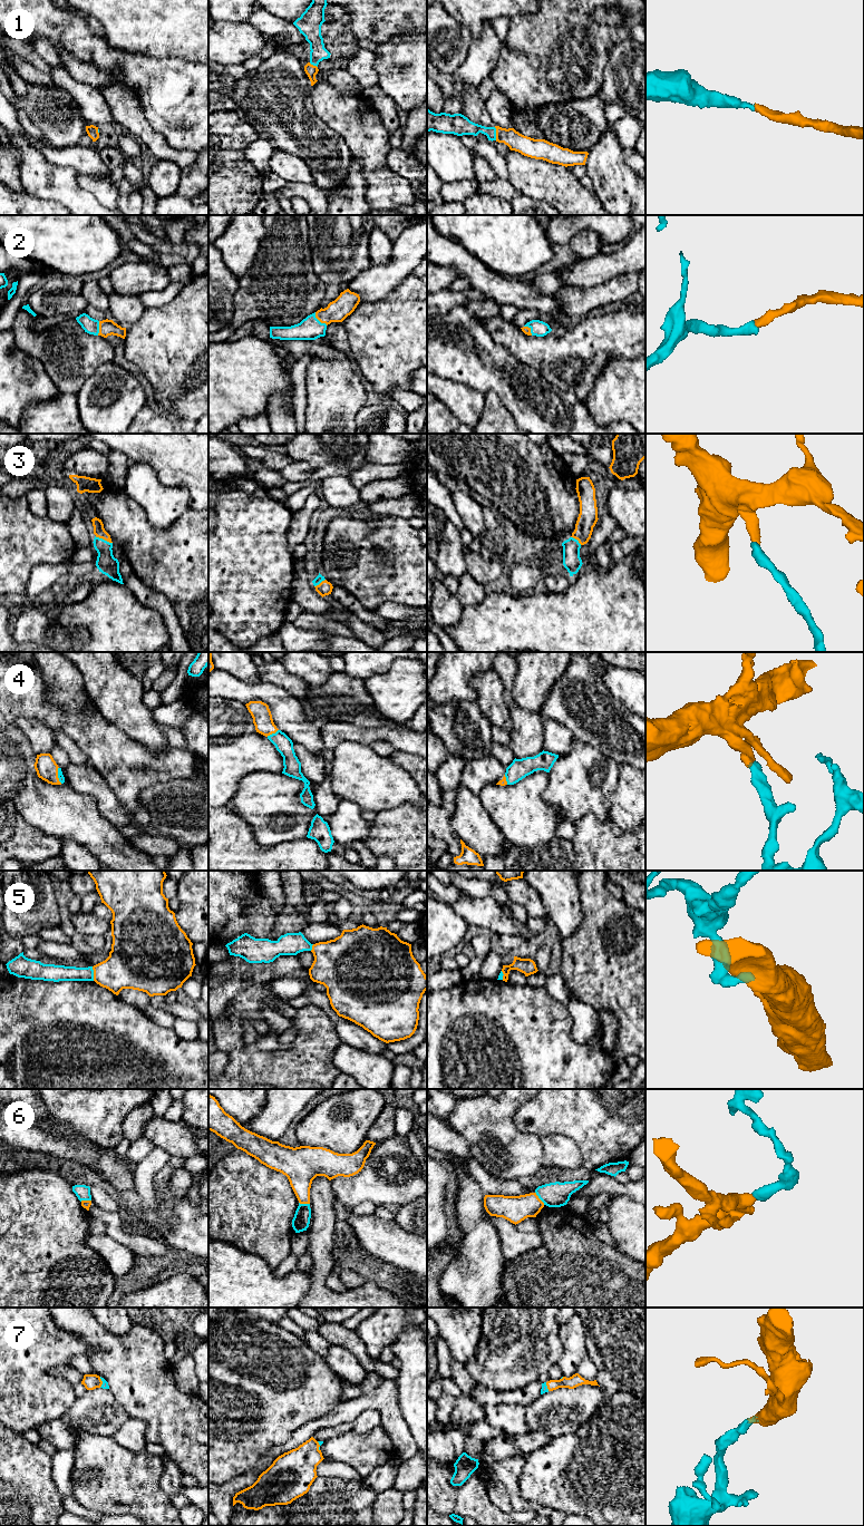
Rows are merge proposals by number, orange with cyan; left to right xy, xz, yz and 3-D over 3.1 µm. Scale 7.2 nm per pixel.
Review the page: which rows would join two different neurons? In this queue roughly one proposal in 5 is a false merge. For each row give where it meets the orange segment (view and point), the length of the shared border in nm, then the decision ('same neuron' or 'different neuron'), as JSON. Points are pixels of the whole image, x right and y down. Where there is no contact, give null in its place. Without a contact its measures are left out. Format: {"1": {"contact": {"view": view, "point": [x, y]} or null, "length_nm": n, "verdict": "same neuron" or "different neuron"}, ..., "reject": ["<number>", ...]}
{"1": {"contact": {"view": "yz", "point": [496, 134]}, "length_nm": 100, "verdict": "same neuron"}, "2": {"contact": {"view": "xz", "point": [319, 320]}, "length_nm": 130, "verdict": "same neuron"}, "3": {"contact": {"view": "xy", "point": [104, 538]}, "length_nm": 140, "verdict": "same neuron"}, "4": {"contact": {"view": "xz", "point": [272, 732]}, "length_nm": 100, "verdict": "same neuron"}, "5": {"contact": {"view": "xy", "point": [94, 973]}, "length_nm": 110, "verdict": "different neuron"}, "6": {"contact": {"view": "yz", "point": [539, 1198]}, "length_nm": 120, "verdict": "same neuron"}, "7": {"contact": {"view": "xy", "point": [102, 1382]}, "length_nm": 80, "verdict": "same neuron"}, "reject": ["5"]}

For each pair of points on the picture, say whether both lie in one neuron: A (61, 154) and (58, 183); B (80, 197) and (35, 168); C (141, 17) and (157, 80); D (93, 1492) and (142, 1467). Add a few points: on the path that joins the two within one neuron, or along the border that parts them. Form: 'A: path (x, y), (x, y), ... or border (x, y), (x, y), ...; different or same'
A: border (39, 151), (48, 161), (70, 166), (78, 173); different
B: path (67, 192), (47, 190), (44, 182); same
C: border (126, 51), (151, 57), (178, 58); different
D: path (105, 1484), (107, 1481), (127, 1481), (129, 1479); same

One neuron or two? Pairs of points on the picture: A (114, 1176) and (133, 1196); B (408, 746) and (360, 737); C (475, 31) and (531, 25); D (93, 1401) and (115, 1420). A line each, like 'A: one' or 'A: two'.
A: two
B: one
C: two
D: one

